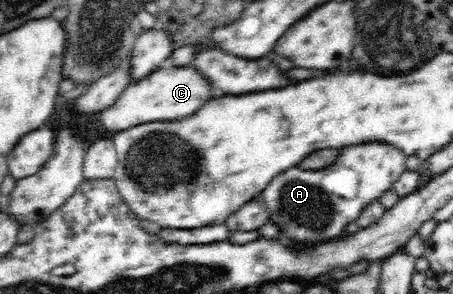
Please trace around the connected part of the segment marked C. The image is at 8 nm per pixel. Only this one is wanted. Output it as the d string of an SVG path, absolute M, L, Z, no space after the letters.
M194 65L161 68L142 80L130 83L113 106L102 110L100 122L108 130L116 132L148 122L176 122L196 114L217 95L212 81Z

